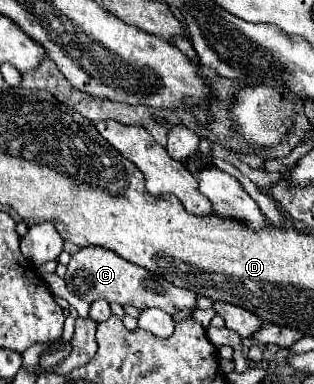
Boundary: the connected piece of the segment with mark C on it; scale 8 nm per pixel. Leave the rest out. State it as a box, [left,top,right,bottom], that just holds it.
[64,245,198,315]

